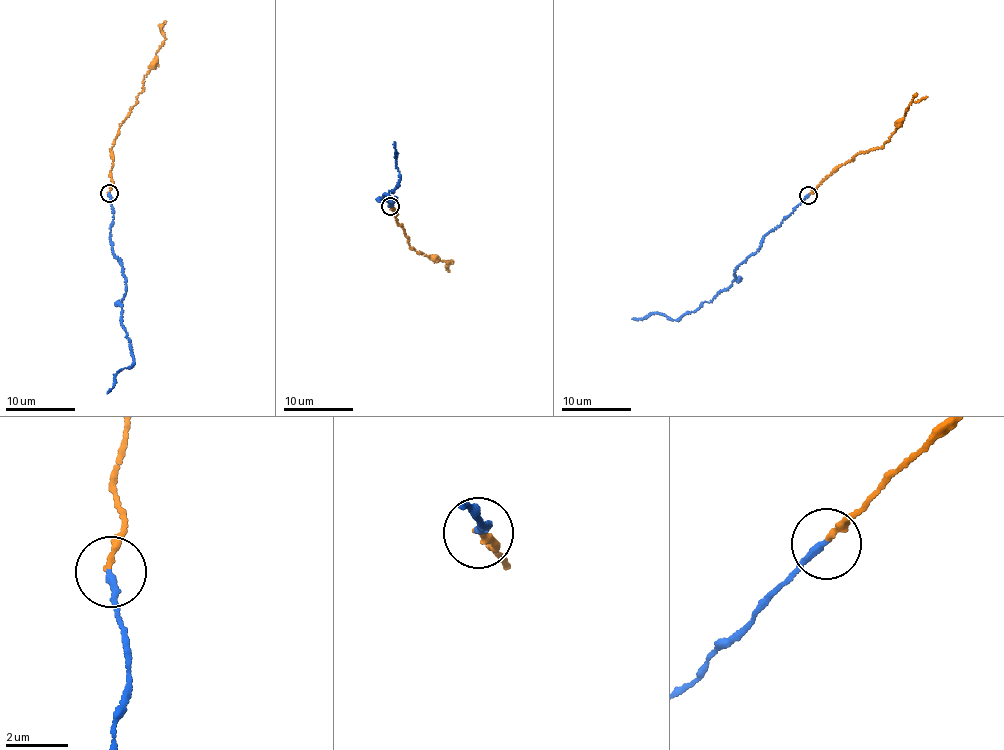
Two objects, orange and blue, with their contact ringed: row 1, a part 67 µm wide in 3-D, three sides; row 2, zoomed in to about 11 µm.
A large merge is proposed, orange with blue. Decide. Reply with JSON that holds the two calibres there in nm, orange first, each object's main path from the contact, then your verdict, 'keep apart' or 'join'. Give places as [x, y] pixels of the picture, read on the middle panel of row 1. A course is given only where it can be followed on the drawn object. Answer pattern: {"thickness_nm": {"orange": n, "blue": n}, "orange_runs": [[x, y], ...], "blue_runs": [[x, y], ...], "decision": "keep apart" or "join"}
{"thickness_nm": {"orange": 180, "blue": 220}, "orange_runs": [[389, 206], [395, 208], [395, 217], [409, 246], [418, 253], [450, 262], [448, 271]], "blue_runs": [[389, 206], [385, 200], [389, 196], [391, 202], [396, 199], [382, 198], [398, 185], [400, 176], [394, 142]], "decision": "join"}

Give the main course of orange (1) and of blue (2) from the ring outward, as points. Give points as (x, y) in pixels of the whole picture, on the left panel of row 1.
1: (109, 194), (112, 182), (111, 148), (120, 125), (142, 88), (144, 75), (164, 40), (164, 21)
2: (109, 194), (114, 219), (110, 234), (126, 286), (121, 312), (133, 362), (114, 375), (107, 393)

